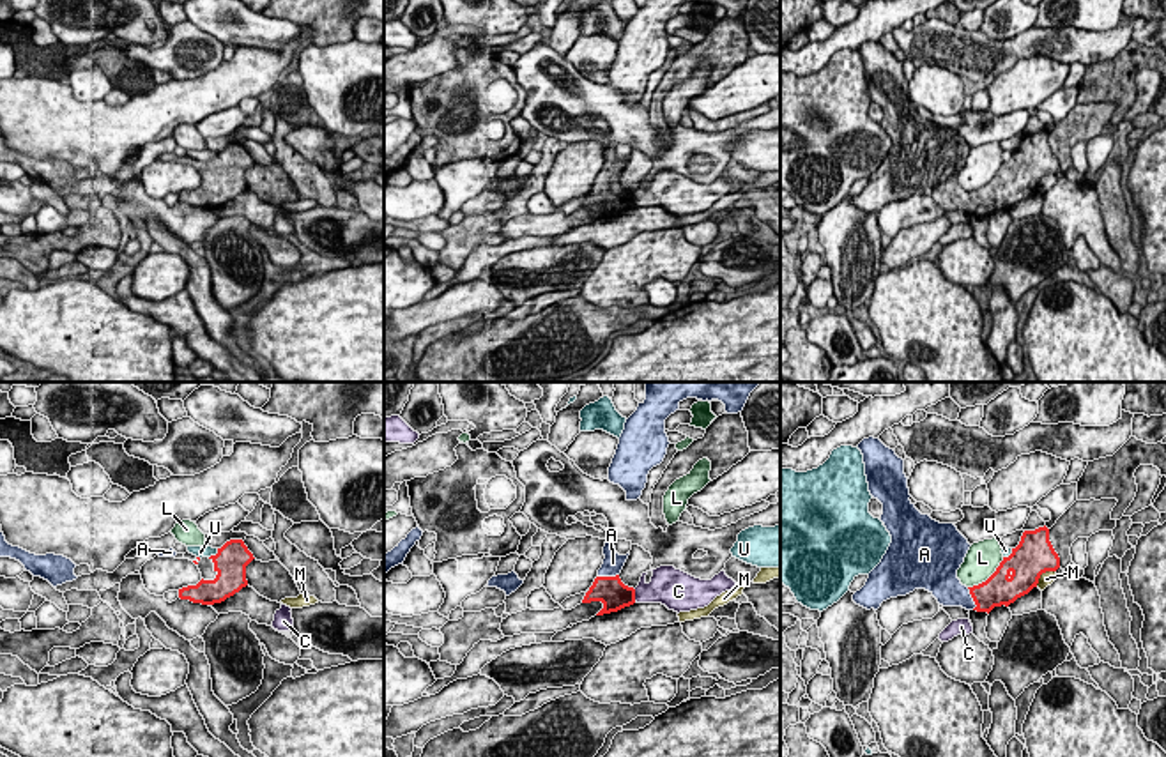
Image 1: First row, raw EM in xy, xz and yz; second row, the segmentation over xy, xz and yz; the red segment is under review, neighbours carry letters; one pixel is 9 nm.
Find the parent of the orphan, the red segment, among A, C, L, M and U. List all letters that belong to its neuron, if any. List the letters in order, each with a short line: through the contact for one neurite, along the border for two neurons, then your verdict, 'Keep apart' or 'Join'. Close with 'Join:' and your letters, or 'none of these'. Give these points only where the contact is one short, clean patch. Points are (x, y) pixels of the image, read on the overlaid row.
A: Line: yz (998, 589), (986, 596), (972, 596), (949, 591). Join
C: Line: xz (634, 589), (636, 600). Keep apart
L: Keep apart
M: Keep apart
U: Keep apart
Join: A

